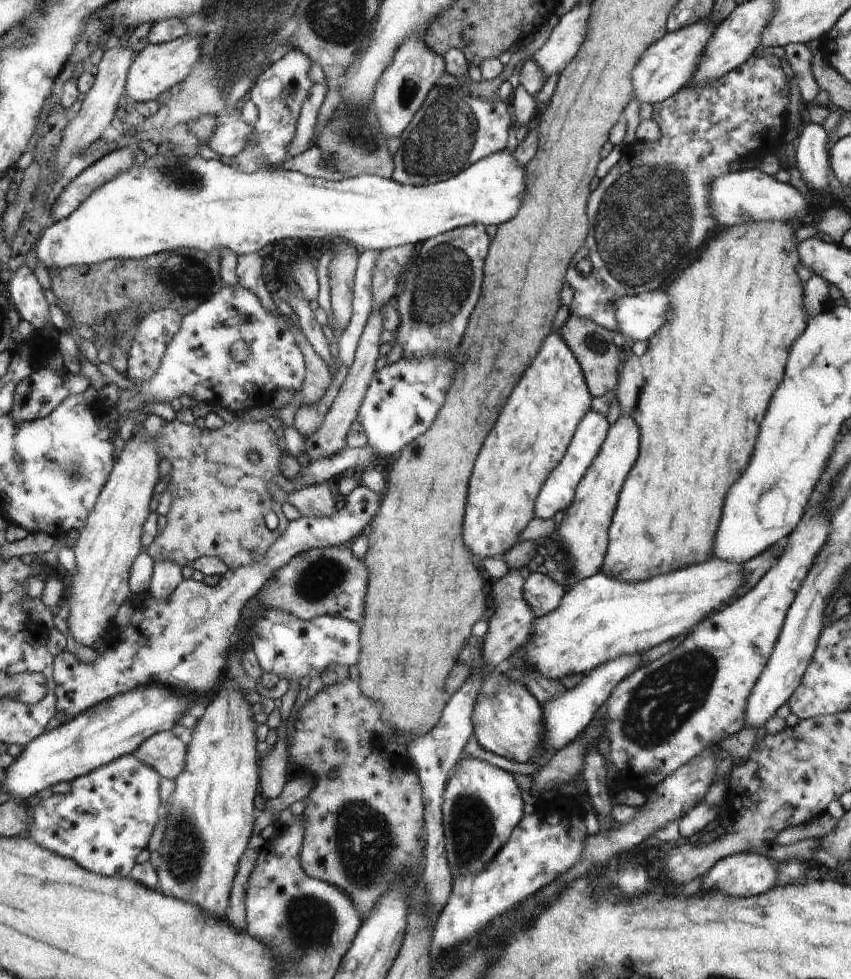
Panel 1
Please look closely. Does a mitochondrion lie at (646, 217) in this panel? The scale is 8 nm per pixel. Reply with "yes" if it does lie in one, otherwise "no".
yes

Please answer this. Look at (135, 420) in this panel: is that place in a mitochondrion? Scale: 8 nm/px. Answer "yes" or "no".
no

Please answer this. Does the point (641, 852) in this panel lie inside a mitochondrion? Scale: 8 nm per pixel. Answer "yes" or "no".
no

